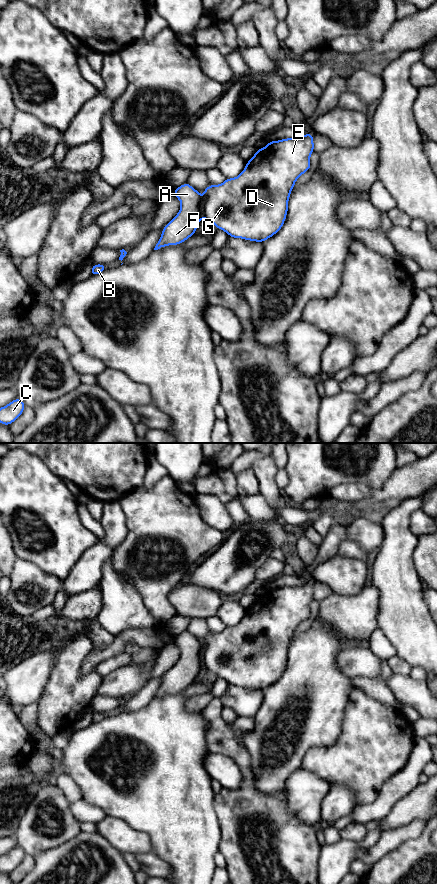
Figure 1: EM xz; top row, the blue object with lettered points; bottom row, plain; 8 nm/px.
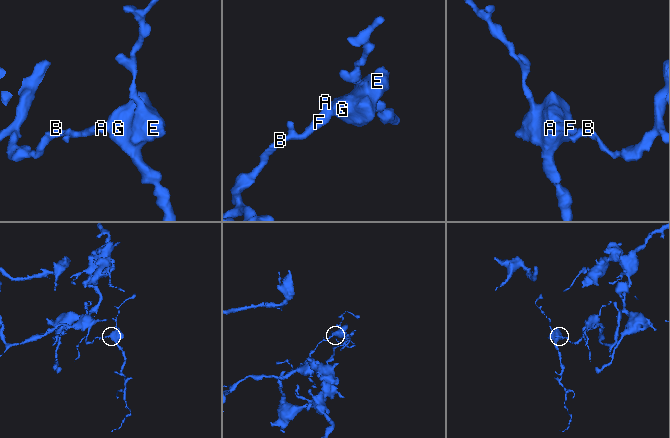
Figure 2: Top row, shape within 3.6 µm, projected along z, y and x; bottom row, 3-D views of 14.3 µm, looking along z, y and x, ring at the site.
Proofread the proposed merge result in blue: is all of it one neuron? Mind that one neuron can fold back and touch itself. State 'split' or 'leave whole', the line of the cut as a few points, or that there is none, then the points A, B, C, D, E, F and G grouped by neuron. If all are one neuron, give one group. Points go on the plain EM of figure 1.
split; cut xz (203, 647), (201, 652), (202, 664); groups A B C F / D E G

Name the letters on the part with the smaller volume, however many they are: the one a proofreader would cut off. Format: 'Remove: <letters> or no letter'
Remove: D, E, G

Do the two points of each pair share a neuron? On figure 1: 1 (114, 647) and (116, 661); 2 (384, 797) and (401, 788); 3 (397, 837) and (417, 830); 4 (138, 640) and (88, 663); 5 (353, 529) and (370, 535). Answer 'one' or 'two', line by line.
1: two
2: one
3: one
4: one
5: one

